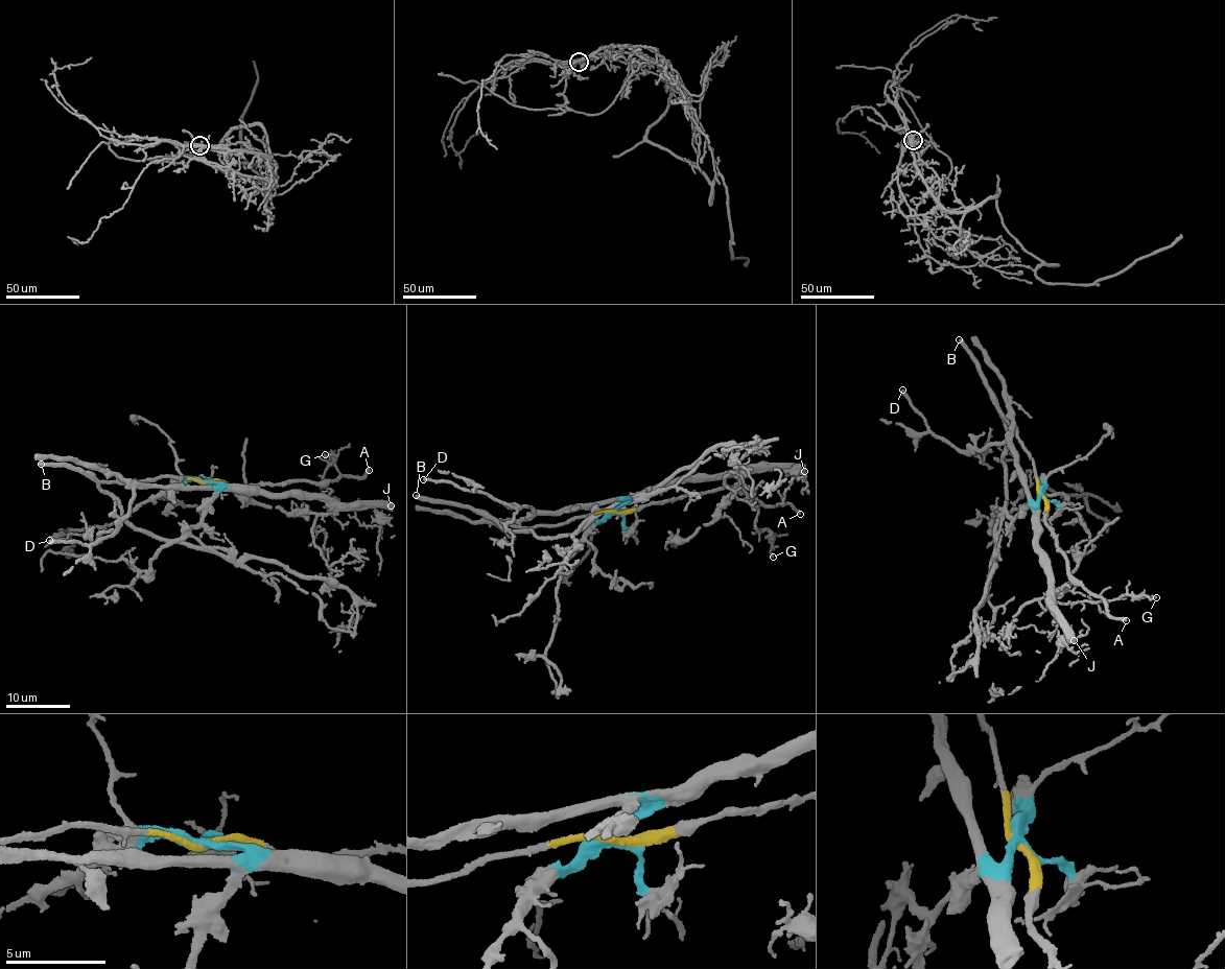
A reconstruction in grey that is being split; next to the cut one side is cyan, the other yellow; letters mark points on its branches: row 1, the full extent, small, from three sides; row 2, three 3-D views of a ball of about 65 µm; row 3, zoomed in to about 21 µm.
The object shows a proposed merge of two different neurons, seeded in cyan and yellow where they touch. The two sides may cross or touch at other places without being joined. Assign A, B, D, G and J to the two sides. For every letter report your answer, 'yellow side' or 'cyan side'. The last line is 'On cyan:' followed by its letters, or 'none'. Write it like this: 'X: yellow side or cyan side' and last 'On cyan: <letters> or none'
A: yellow side
B: yellow side
D: cyan side
G: cyan side
J: cyan side
On cyan: D, G, J

